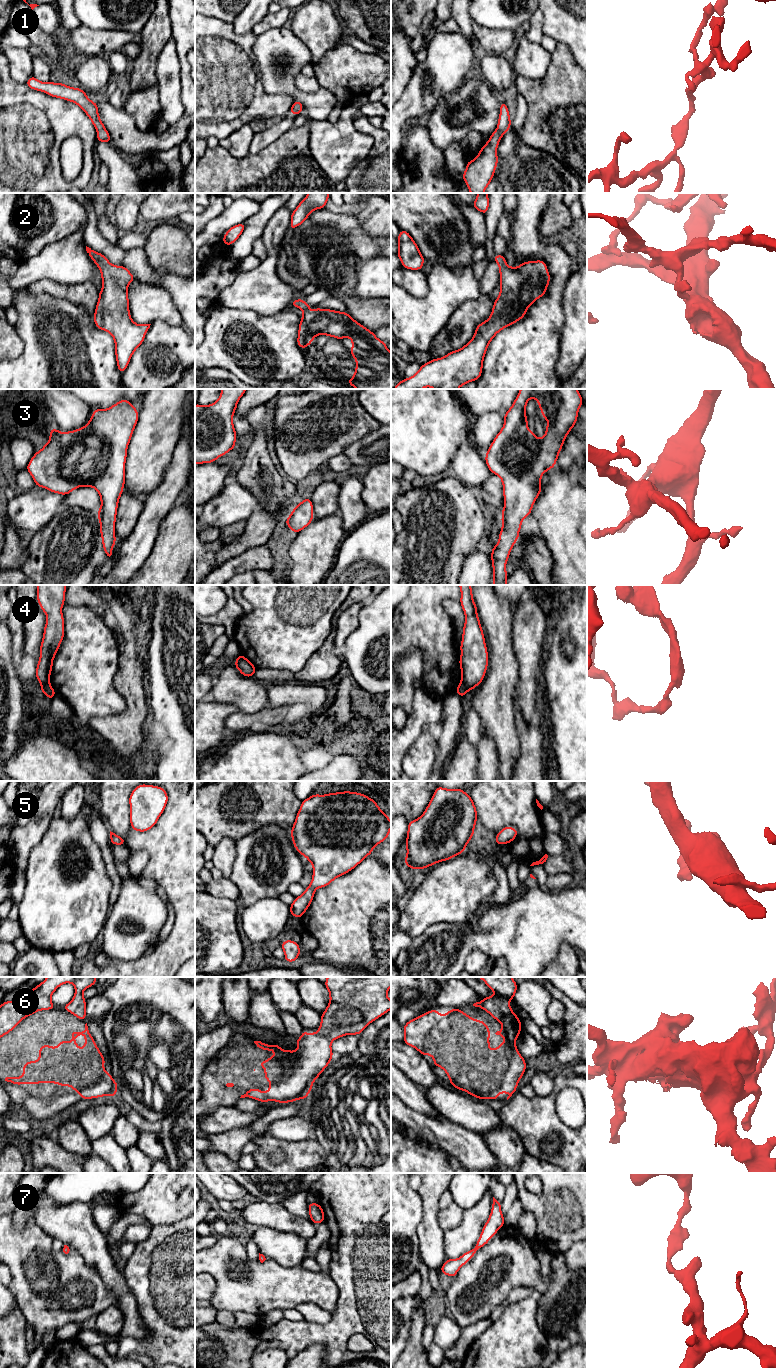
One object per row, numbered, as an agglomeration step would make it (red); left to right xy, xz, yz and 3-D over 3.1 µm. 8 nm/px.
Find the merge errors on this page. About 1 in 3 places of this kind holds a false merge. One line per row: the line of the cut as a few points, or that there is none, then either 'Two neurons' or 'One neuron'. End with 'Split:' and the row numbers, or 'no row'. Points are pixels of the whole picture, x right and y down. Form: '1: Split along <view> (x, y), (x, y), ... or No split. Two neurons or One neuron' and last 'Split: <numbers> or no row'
1: No split. One neuron
2: No split. One neuron
3: No split. One neuron
4: Split along yz (461, 680), (469, 689). Two neurons
5: No split. One neuron
6: No split. One neuron
7: No split. One neuron
Split: 4

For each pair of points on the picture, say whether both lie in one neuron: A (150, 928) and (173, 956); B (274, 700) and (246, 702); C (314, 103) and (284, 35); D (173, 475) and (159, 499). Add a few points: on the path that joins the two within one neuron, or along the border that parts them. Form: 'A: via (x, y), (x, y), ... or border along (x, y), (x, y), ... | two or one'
A: border along (157, 943), (154, 945) | two
B: border along (266, 687), (268, 702), (271, 707), (288, 706) | two
C: via (295, 91), (290, 86), (292, 54) | one
D: via (173, 481), (165, 493) | one

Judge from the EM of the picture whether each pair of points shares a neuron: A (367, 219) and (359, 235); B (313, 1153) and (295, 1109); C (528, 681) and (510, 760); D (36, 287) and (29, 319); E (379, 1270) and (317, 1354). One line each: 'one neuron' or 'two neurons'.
A: two neurons
B: two neurons
C: one neuron
D: two neurons
E: two neurons

